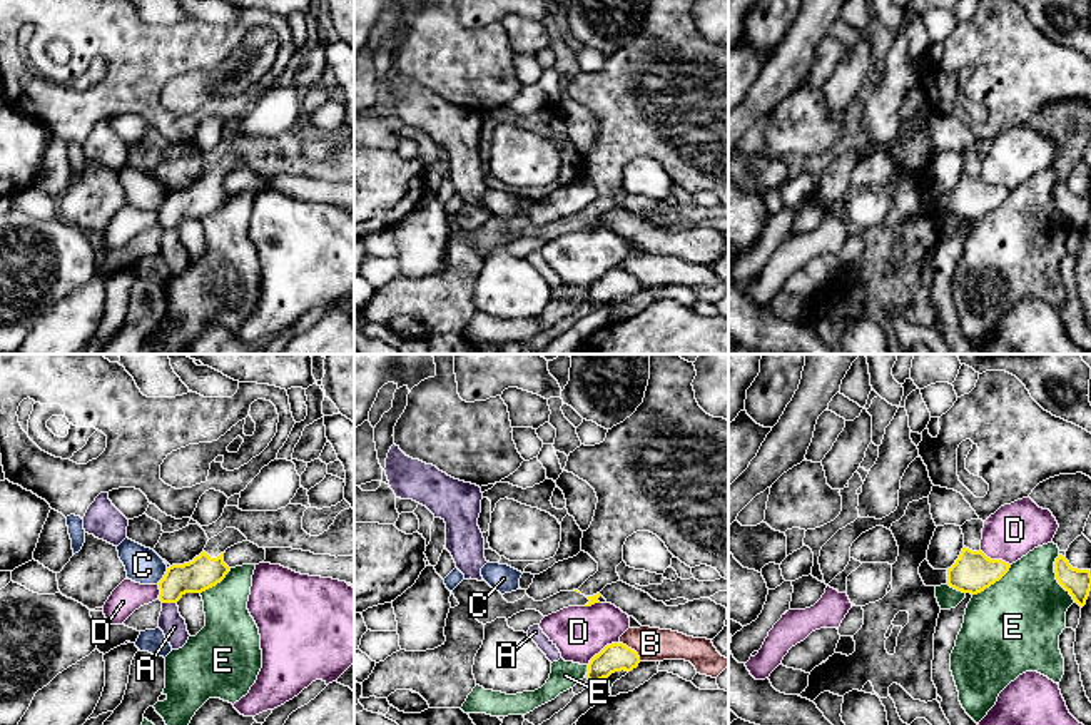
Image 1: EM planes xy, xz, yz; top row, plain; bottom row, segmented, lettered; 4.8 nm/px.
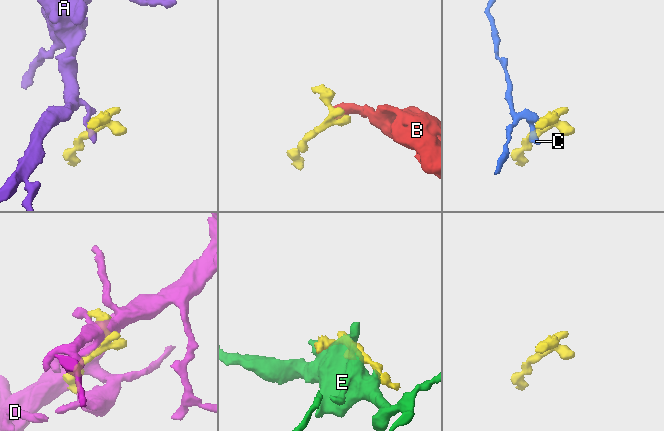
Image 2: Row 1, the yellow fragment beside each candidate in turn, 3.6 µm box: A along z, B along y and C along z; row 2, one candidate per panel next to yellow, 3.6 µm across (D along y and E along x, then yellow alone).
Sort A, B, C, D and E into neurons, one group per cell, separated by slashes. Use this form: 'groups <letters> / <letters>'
groups A / B / C / D / E

